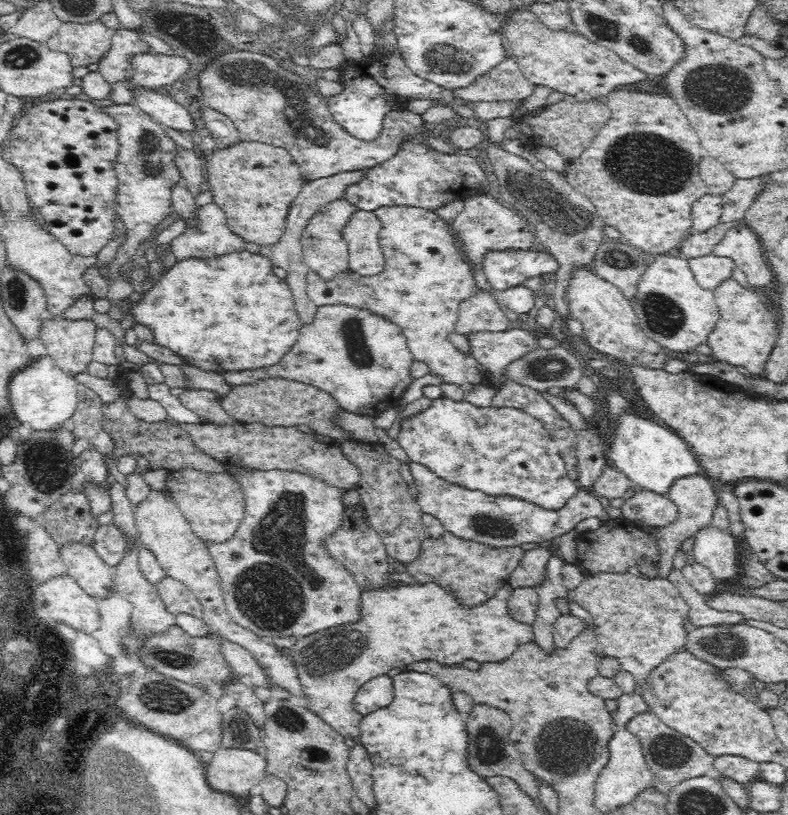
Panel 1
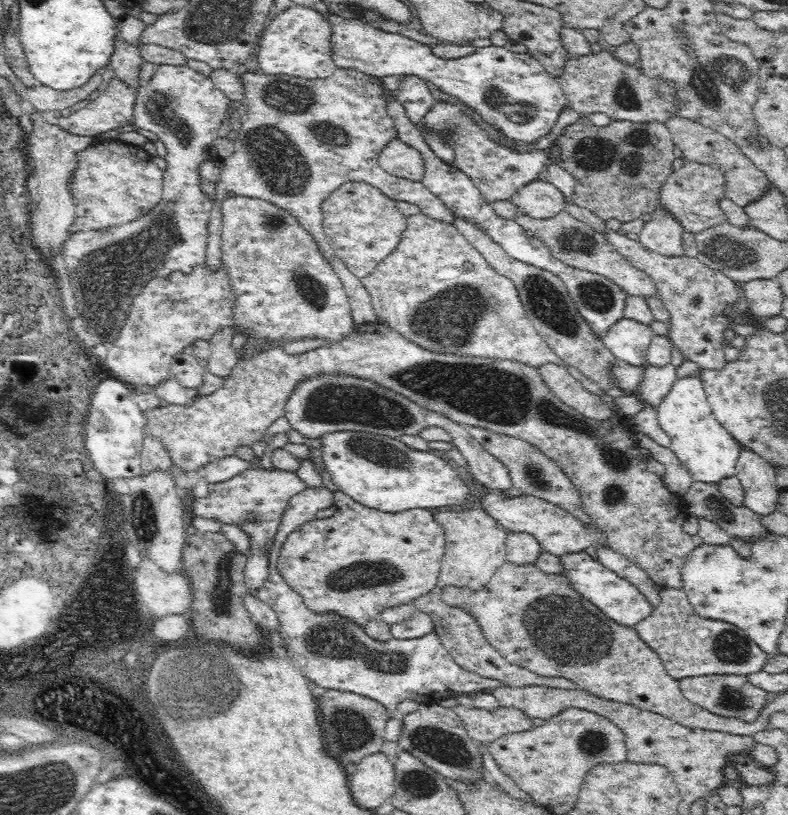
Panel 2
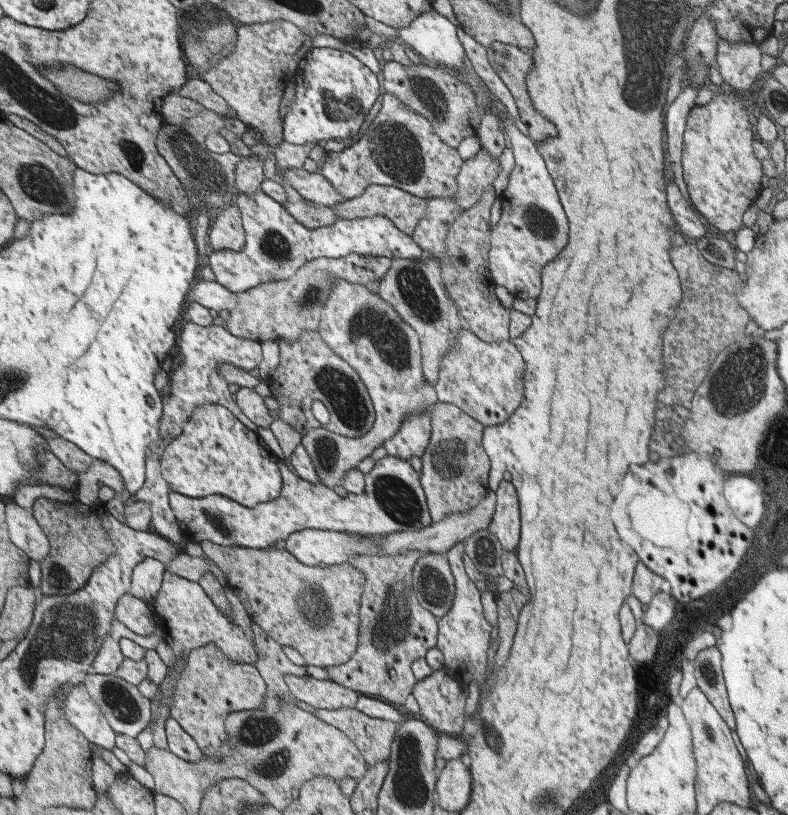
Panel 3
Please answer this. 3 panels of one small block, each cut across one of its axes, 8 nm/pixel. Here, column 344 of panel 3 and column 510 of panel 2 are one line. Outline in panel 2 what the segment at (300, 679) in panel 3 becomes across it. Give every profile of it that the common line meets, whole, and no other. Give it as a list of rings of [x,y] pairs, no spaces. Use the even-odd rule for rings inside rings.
[[[505,684],[496,688],[488,688],[484,692],[494,696],[500,707],[514,708],[529,717],[548,718],[548,716],[554,716],[561,709],[570,706],[599,712],[600,715],[605,716],[609,721],[620,727],[622,737],[624,737],[624,746],[628,749],[626,751],[626,758],[628,760],[661,764],[661,766],[664,766],[670,772],[675,790],[686,792],[690,796],[696,796],[696,794],[702,794],[702,792],[706,794],[710,788],[722,786],[726,780],[722,772],[725,767],[726,756],[728,754],[744,755],[756,744],[754,738],[750,734],[745,734],[745,732],[726,732],[725,730],[704,730],[685,727],[655,712],[650,712],[649,710],[641,709],[628,703],[608,700],[593,695],[591,692],[579,687],[571,690],[568,688],[552,688],[540,685],[510,686]]]

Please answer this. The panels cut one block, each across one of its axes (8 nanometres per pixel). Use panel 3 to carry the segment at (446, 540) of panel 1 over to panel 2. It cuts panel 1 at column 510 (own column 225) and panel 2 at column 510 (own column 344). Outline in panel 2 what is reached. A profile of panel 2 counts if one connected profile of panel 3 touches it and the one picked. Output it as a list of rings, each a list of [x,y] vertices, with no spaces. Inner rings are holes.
[[[503,563],[494,570],[490,580],[478,588],[464,588],[439,584],[438,598],[446,606],[464,610],[464,614],[477,625],[480,635],[486,643],[498,651],[500,658],[516,667],[522,667],[542,676],[563,676],[577,687],[593,695],[616,700],[632,706],[655,712],[676,724],[698,728],[706,724],[708,730],[725,730],[726,732],[745,732],[754,734],[764,728],[760,718],[750,722],[740,721],[734,717],[720,718],[701,706],[690,702],[680,691],[678,681],[670,676],[662,666],[658,655],[637,634],[633,627],[617,624],[606,616],[593,602],[582,596],[576,589],[571,577],[565,572],[550,575],[534,566]]]

